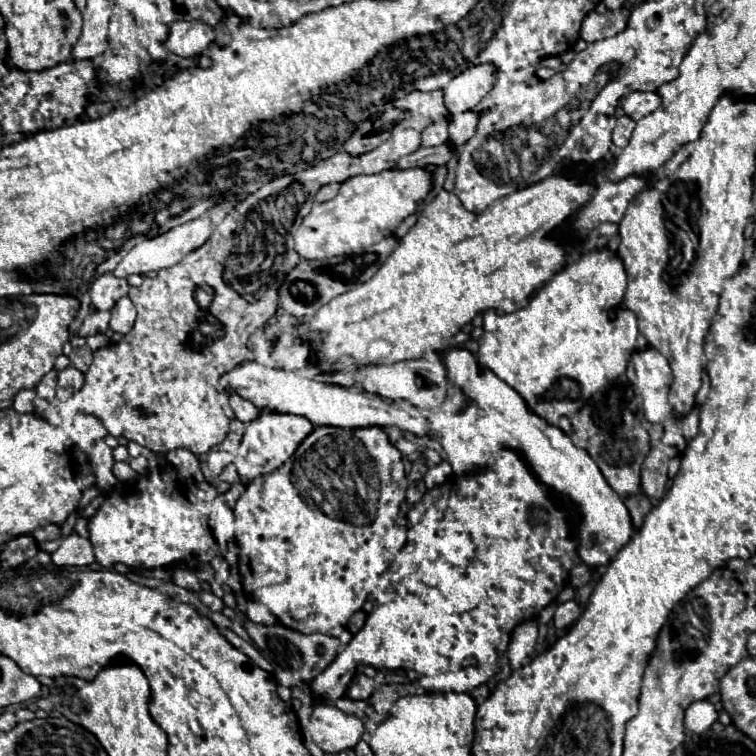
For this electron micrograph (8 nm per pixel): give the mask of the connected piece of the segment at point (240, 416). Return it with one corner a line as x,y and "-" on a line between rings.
231,394
229,396
229,406
233,408
233,412
235,412
235,418
237,420
241,420
241,422
249,422
249,420
253,420
257,414
259,414
259,408
255,408
249,400
243,400
239,394

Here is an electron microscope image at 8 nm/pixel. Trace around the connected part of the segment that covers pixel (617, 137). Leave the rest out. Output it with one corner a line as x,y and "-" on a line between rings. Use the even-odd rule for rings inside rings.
627,116
617,118
615,130
613,130
613,144
617,148
623,148
627,144
627,140
629,140
629,136
633,132
633,126
635,126
635,122
631,118
627,118

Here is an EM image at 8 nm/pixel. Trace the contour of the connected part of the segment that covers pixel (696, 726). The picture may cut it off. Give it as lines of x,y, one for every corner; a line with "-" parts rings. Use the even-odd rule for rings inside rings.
705,700
693,702
685,712
685,728
691,732
705,732
715,720
717,720
715,708

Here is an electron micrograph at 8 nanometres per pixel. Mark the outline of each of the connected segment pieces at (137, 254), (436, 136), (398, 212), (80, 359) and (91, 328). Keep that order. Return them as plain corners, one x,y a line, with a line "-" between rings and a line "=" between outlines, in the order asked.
201,216
197,220
189,220
185,224
179,224
179,226
171,228
169,232
165,232
161,236
155,236
155,238
149,238
149,240
143,240
133,250
129,250
123,256
123,260
115,266
113,274
117,278
125,278
127,274
147,274
147,272
157,272
157,270
175,266
183,260
183,256
187,256
189,252
203,246
205,240
209,238
209,234
211,234
211,220
207,216
=
433,122
421,132
421,146
441,146
447,142
447,122
=
423,168
385,170
379,174
359,174
341,184
337,196
323,204
313,204
311,212
295,230
295,252
303,260
323,260
347,256
389,236
401,220
415,214
419,200
431,190
431,174
=
83,346
83,348
73,348
73,352
69,354
69,360
71,360
71,366
73,368
77,368
79,372
87,372
87,368
89,368
89,364
91,364
91,350
87,348
87,346
=
93,310
93,312
89,312
87,318
81,322
81,326
79,326
79,330
77,330
77,336
87,338
87,336
93,336
93,334
105,332
105,330
107,330
107,324
109,324
107,312

